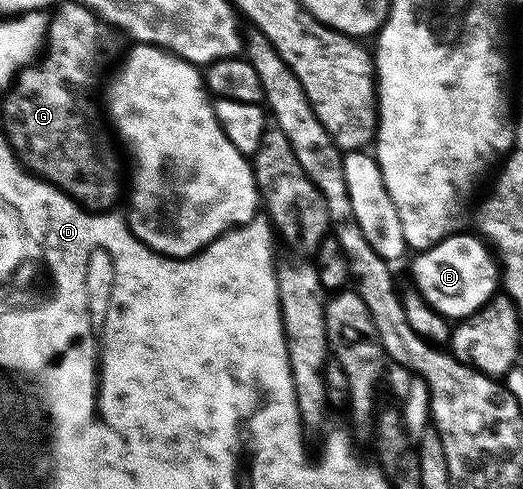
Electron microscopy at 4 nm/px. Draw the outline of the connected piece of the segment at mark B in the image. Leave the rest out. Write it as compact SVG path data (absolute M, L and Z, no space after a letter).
M451 233L419 251L412 262L415 291L449 320L474 315L498 292L498 260L493 249L479 235L458 233Z

